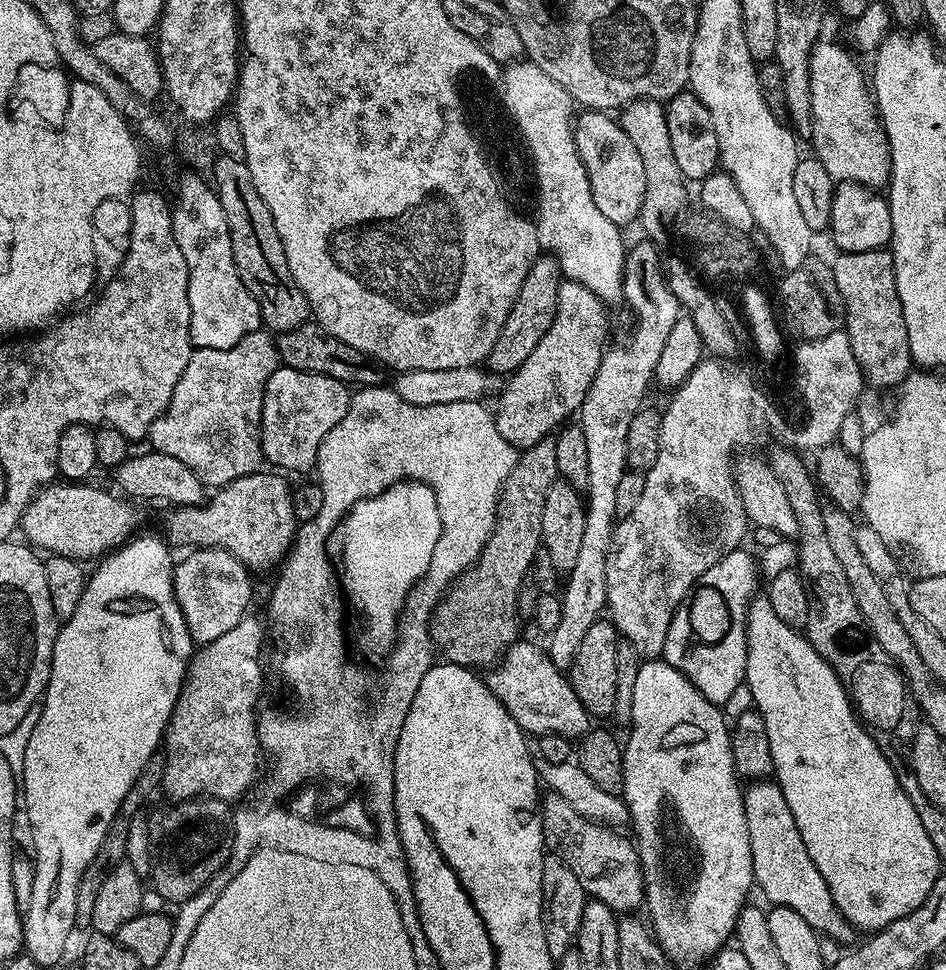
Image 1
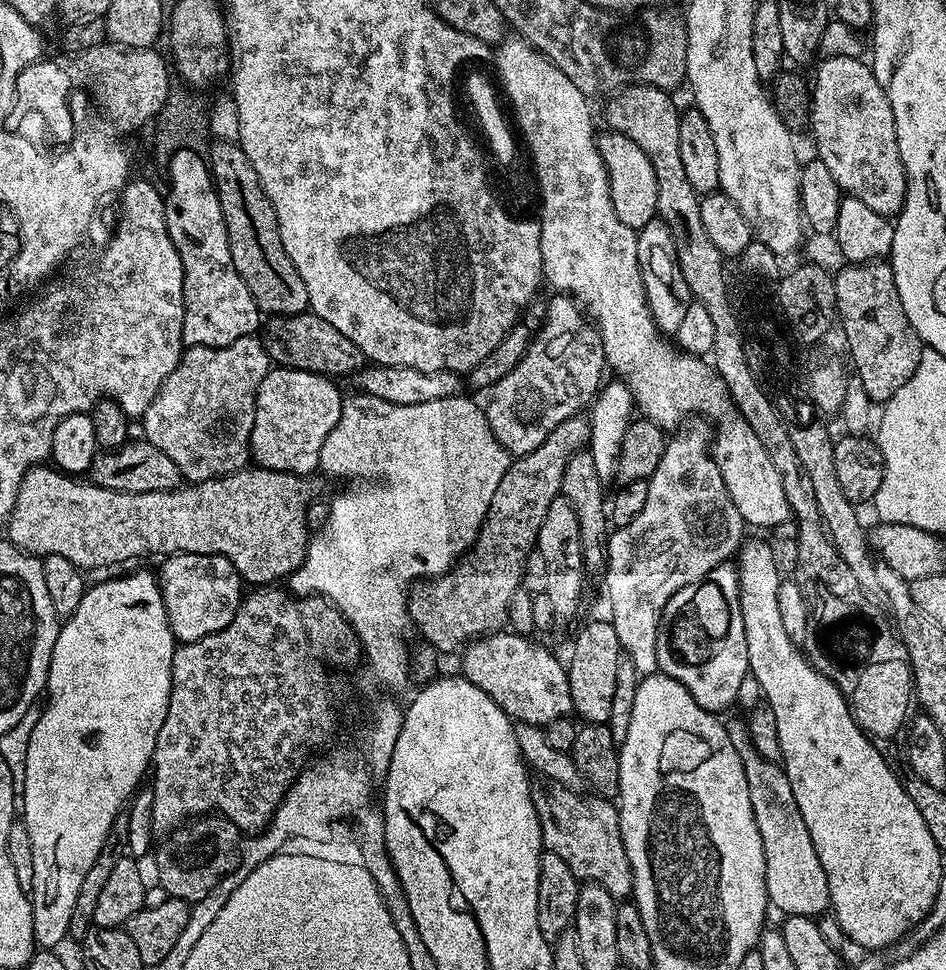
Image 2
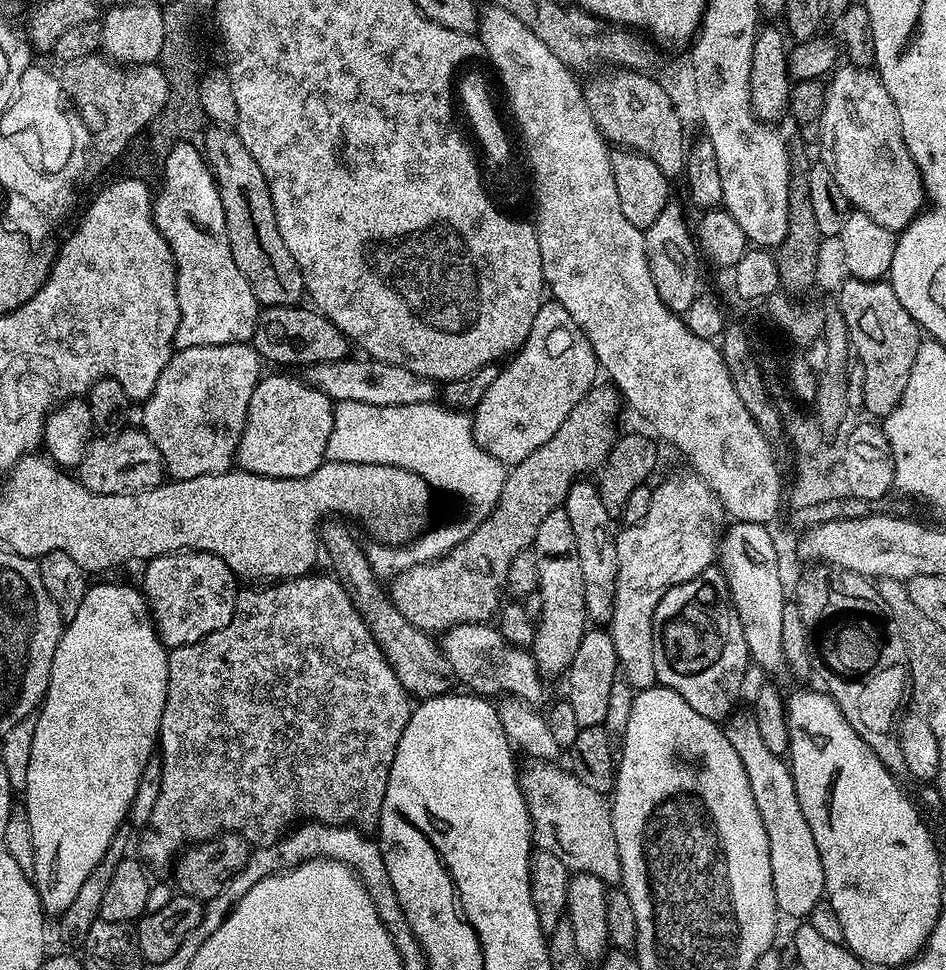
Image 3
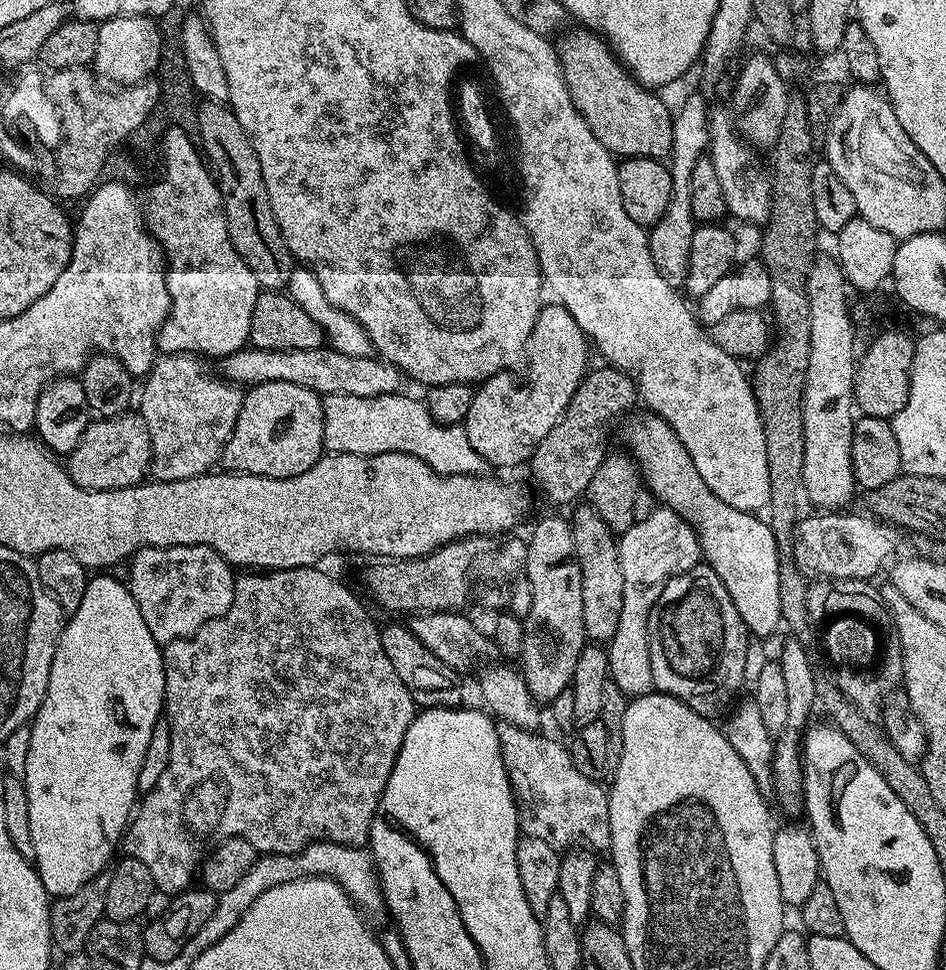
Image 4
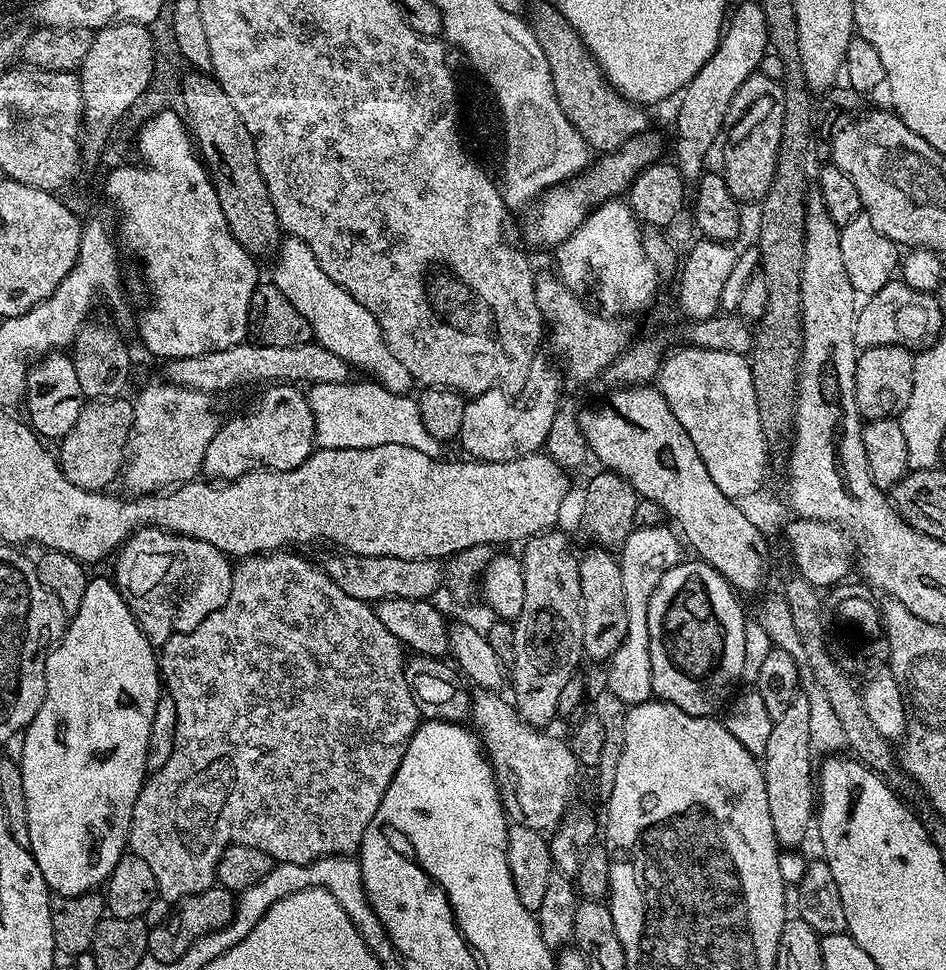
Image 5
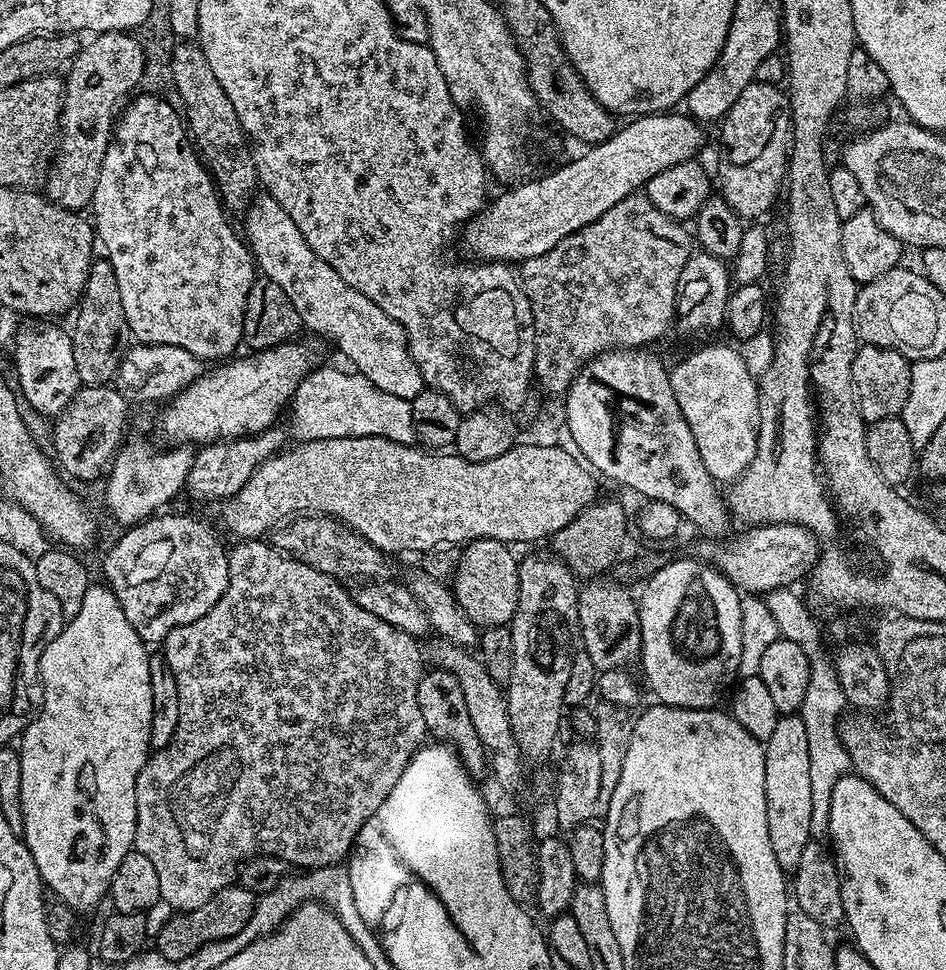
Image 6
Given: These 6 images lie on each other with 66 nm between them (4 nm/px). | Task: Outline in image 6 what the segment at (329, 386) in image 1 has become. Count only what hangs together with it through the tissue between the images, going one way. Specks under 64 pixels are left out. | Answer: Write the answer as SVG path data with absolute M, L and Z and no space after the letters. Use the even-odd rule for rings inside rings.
M273 426L264 432L257 432L255 436L203 445L192 458L192 469L186 485L187 495L192 495L196 500L231 500L270 457L277 455L285 447L283 444L283 430L280 426Z

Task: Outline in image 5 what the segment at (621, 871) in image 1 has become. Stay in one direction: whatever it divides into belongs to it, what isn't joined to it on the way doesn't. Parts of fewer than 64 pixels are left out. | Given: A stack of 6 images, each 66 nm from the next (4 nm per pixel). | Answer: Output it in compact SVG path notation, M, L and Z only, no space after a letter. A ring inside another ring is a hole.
M480 690L471 697L471 727L480 737L501 793L509 801L513 800L511 819L530 826L530 830L551 833L573 807L578 761L567 739L547 736L544 730L522 719L515 707L509 701L507 704L500 695L496 690Z

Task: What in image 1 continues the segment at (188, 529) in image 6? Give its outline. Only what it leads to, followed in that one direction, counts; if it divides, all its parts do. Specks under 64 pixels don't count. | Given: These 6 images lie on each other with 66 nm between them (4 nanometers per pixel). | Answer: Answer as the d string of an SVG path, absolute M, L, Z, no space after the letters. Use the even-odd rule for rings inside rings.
M197 548L189 553L173 567L172 585L193 641L203 646L222 638L226 630L234 630L242 622L252 600L253 577L241 560L221 548Z

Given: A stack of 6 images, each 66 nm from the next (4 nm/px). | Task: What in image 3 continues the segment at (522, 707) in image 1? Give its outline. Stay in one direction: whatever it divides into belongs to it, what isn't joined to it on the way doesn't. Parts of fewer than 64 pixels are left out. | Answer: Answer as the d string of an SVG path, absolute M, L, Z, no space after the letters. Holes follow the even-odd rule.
M488 622L459 624L443 633L438 643L450 666L453 667L455 679L468 687L465 689L485 698L517 696L519 700L525 700L533 706L541 703L539 700L544 696L546 680L536 664L536 659L529 649L506 642L499 627Z

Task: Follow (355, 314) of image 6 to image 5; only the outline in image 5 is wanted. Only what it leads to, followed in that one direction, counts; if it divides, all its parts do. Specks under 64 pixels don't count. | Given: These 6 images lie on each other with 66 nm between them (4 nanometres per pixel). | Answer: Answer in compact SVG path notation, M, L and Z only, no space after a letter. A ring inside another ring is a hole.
M285 235L278 245L278 251L274 256L275 260L276 265L273 266L272 276L270 276L271 283L276 284L278 290L282 290L282 294L286 294L286 298L290 298L294 310L298 310L298 314L302 314L302 318L306 318L306 322L310 322L315 343L330 350L330 354L338 354L338 358L342 358L353 369L361 368L362 371L369 372L372 375L369 377L386 390L405 394L413 391L411 388L414 387L414 381L410 370L406 370L406 366L402 366L402 362L398 362L398 358L390 350L374 314L370 314L370 310L366 310L366 306L362 306L362 302L355 300L345 288L338 286L338 282L334 282L328 277L326 270L322 270L322 266L318 266L318 258L314 258L314 250L310 250L306 241L299 240L296 236Z

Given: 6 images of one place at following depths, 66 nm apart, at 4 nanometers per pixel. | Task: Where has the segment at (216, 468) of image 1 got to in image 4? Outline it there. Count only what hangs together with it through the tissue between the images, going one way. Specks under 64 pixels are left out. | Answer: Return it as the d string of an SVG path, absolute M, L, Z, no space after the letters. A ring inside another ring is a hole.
M164 354L156 361L156 365L152 371L148 373L146 379L143 381L144 393L139 393L138 404L140 400L140 408L138 407L138 414L146 422L146 426L150 430L150 438L152 439L152 462L150 465L150 472L156 480L185 480L186 478L194 478L195 476L202 476L213 471L215 464L221 463L224 455L224 447L230 438L230 434L234 430L234 422L238 422L238 410L242 410L242 402L244 401L244 392L241 391L237 385L221 378L215 371L211 372L204 364L203 359L197 358L192 354Z

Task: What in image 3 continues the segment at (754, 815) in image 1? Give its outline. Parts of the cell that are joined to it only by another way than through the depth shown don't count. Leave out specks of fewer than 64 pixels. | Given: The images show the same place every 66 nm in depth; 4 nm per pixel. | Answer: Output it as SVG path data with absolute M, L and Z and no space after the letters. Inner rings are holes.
M733 711L723 721L722 727L726 738L730 738L730 746L734 746L738 758L742 758L758 814L762 814L762 826L766 826L766 838L770 838L770 874L774 882L776 907L783 915L785 912L788 916L808 918L826 896L824 867L818 845L814 843L814 834L810 834L810 822L806 822L802 806L798 806L798 790L794 790L789 761L766 747L758 730L755 711L740 711Z

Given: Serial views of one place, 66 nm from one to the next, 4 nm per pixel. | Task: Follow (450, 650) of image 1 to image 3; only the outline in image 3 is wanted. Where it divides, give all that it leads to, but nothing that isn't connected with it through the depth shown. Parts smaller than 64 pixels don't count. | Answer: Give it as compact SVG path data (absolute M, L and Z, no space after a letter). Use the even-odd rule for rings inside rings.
M608 382L597 383L570 410L554 438L542 442L530 458L511 465L496 507L475 530L440 559L411 566L390 580L390 599L406 621L429 634L443 634L459 624L488 622L502 607L500 595L508 584L512 563L536 542L538 526L550 510L561 507L570 486L588 471L599 469L617 439L616 415L622 397Z

